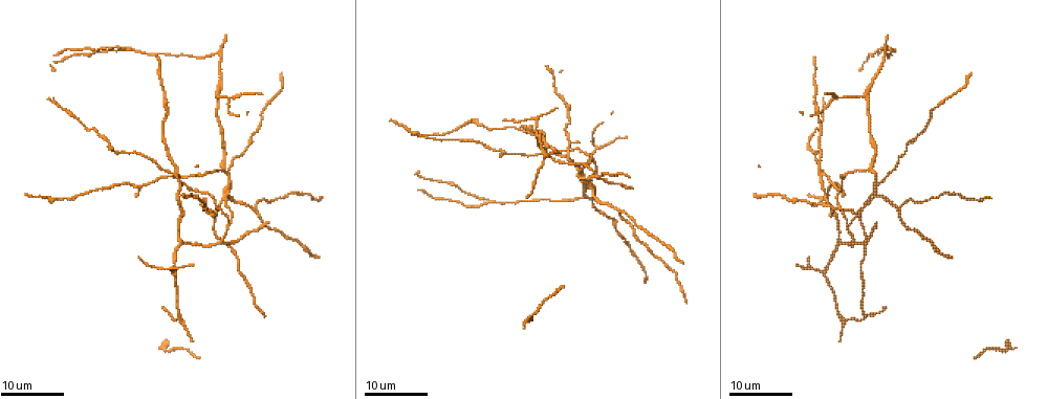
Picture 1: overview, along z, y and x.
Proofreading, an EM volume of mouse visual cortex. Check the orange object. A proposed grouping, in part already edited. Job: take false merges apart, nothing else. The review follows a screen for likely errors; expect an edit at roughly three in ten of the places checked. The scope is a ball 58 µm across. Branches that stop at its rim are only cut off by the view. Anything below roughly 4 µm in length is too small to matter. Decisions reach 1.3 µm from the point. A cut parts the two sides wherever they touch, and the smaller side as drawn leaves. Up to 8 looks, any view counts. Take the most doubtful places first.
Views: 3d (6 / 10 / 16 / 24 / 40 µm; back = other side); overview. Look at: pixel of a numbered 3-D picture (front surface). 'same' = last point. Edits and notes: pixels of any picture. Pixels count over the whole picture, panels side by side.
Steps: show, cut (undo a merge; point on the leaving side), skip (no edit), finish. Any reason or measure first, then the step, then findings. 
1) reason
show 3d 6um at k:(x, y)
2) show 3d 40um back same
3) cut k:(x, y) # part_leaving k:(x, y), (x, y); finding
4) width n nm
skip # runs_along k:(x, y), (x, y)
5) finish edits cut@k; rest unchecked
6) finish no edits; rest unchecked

looks like a crossing
show 3d 16um at 1:(874, 194)

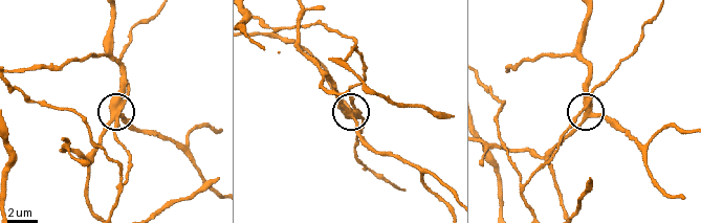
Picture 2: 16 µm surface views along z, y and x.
show 3d 10um at 2:(585, 117)

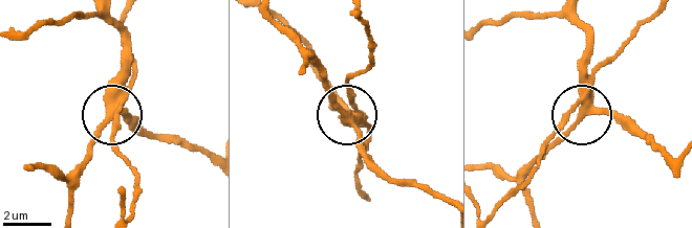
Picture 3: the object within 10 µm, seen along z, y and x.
arms 4
cut 3:(117, 122) # part_leaving 3:(126, 99), (112, 145), (134, 181), (134, 211); a second neuron is stuck on

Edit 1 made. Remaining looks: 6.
show overview

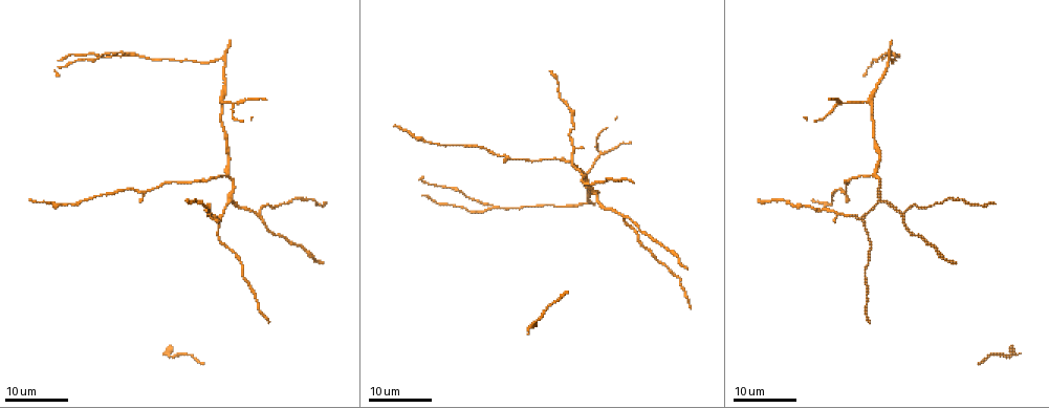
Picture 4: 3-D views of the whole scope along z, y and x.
branch point
show 3d 24um at 4:(875, 175)

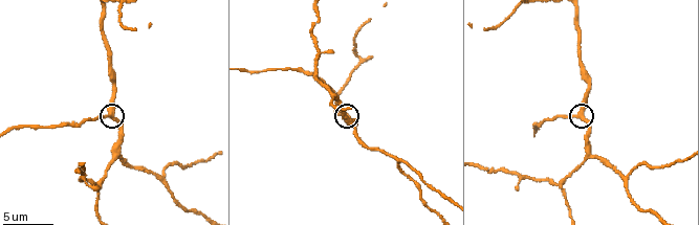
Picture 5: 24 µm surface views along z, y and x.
closer look
show 3d 10um at 5:(578, 115)

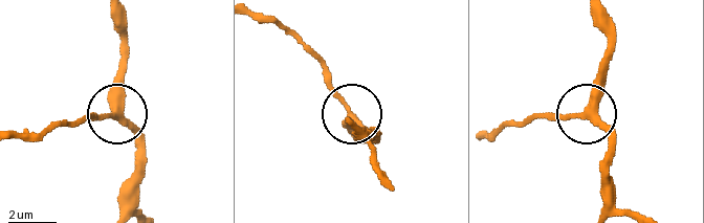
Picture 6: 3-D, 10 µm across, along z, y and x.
width 330 nm
skip # runs_along 6:(127, 210), (136, 162), (134, 133), (116, 115), (72, 120); all the same neuron

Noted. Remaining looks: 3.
branch point
show 3d 24um at 4:(130, 52)

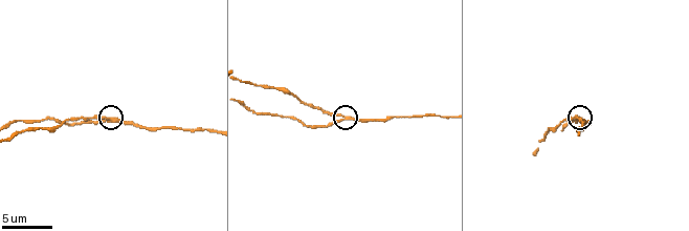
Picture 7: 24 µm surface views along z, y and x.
closer look
show 3d 6um at 7:(107, 119)

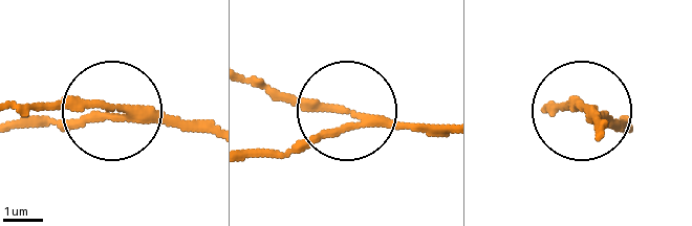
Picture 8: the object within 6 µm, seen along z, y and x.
width 200 nm
skip # runs_along 8:(206, 134), (119, 113), (15, 123); continuous, no second neuron

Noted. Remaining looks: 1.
three-way junction
show 3d 10um at 5:(359, 58)

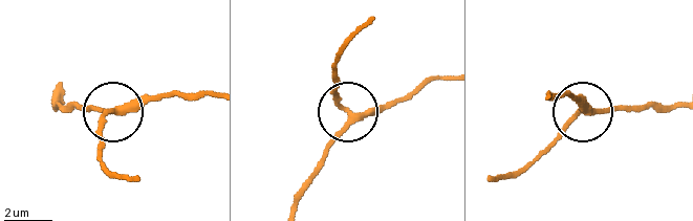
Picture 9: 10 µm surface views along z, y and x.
skip # runs_along 9:(296, 212), (302, 188), (348, 111), (370, 115), (398, 104); one neuron here

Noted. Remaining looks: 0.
finish edits cut@3; rest unchecked

